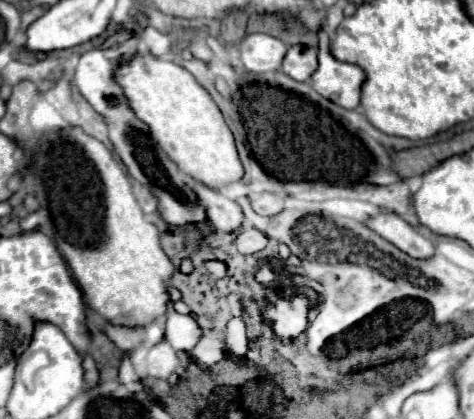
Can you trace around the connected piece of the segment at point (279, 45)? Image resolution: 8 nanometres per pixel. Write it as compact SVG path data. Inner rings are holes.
M264 33L246 35L240 43L240 59L244 67L252 73L278 71L282 67L286 51L288 47L280 39Z

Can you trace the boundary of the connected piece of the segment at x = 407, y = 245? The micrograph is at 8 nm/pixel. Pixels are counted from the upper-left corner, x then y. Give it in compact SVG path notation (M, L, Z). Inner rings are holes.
M394 213L372 217L368 221L368 227L374 229L378 235L382 235L386 241L394 243L400 251L404 251L406 255L410 255L414 259L434 257L434 251L436 251L434 243L428 237L414 231L404 219L400 219Z

